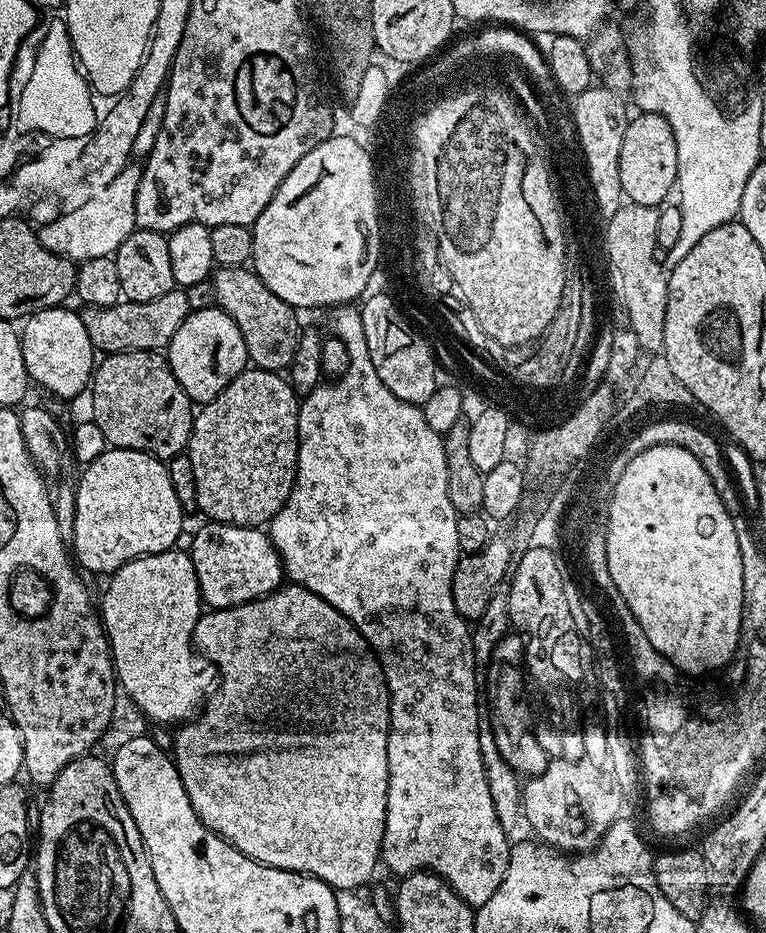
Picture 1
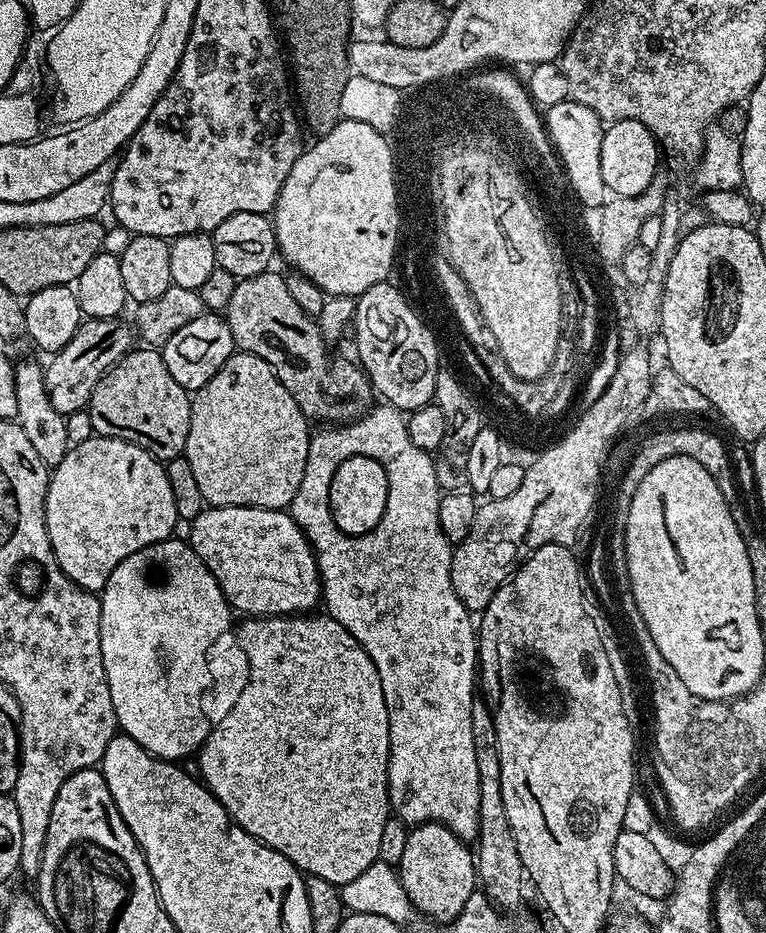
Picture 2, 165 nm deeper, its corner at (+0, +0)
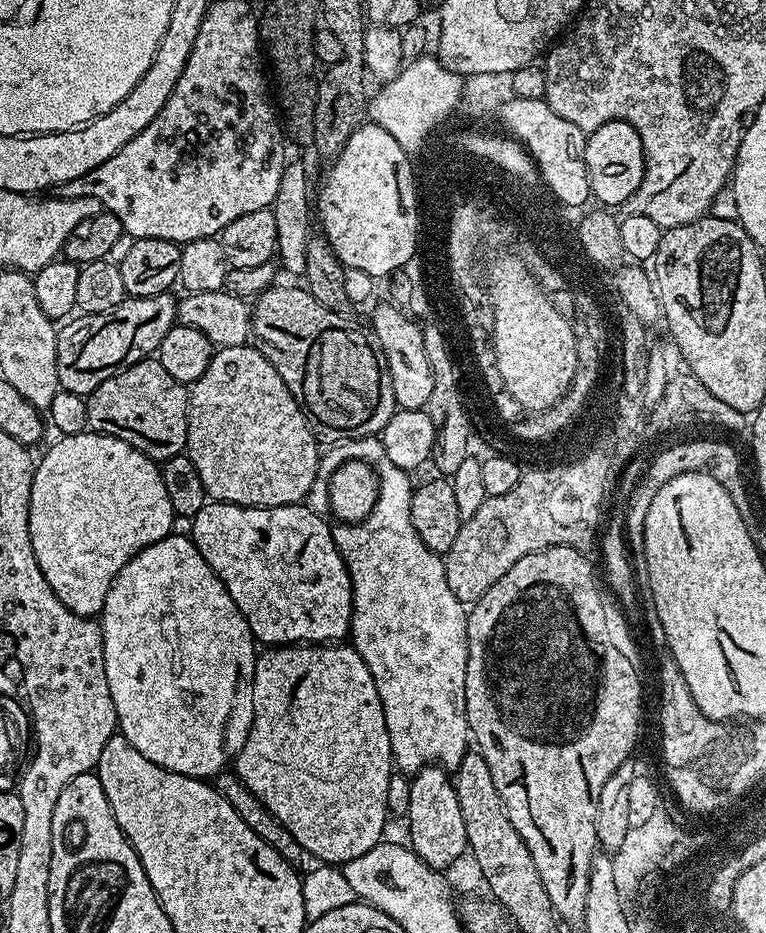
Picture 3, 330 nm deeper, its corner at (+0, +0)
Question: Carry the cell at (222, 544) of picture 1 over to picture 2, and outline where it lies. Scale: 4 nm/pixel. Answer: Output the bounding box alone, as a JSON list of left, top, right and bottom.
[190,506,322,618]

